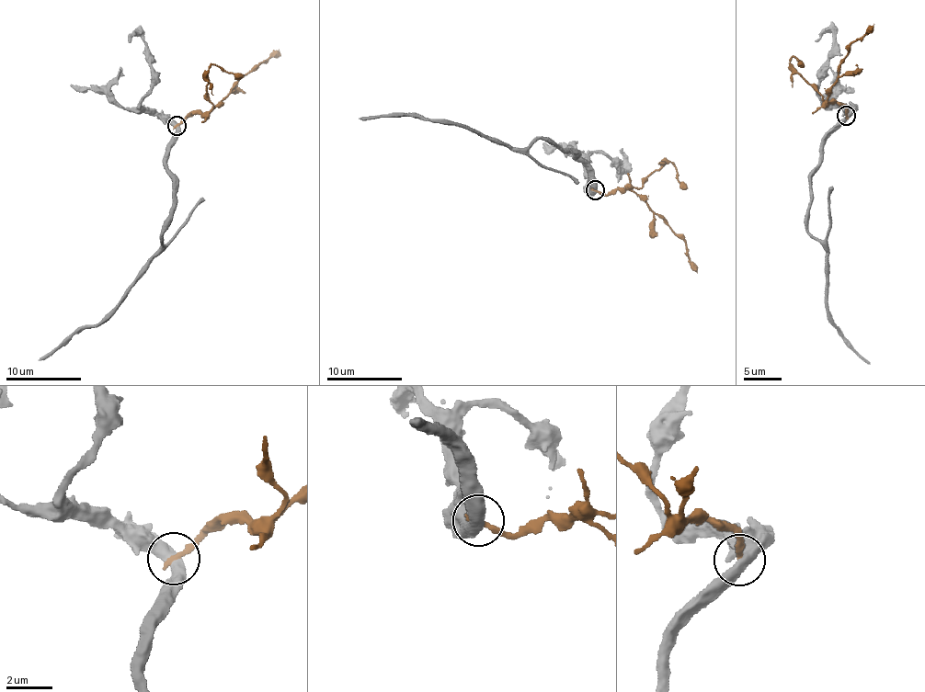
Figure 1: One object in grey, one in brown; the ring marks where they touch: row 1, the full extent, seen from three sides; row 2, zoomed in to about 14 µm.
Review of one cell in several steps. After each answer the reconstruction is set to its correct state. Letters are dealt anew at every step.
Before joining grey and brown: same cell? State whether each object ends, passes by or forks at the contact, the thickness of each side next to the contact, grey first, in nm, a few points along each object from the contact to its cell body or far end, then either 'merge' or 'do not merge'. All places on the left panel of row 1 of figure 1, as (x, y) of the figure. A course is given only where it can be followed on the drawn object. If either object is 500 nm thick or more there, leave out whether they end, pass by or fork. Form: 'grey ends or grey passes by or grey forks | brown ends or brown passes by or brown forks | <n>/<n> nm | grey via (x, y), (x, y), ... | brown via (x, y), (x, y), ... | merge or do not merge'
grey passes by | brown ends | 460/280 nm | grey via (177, 126), (165, 167), (173, 185), (173, 213), (163, 230), (160, 248), (101, 323), (74, 331), (39, 360) | brown via (177, 126), (188, 116), (210, 110), (239, 79), (267, 62), (279, 49) | do not merge

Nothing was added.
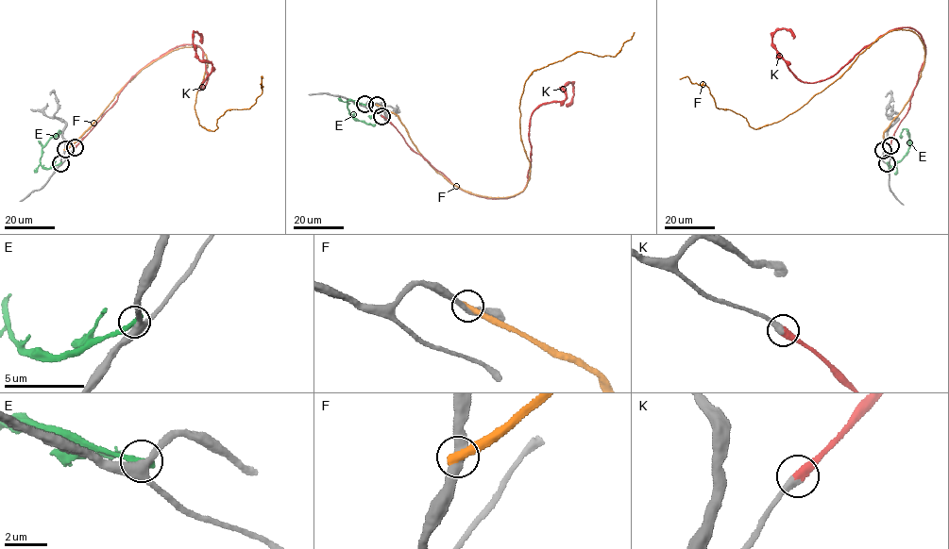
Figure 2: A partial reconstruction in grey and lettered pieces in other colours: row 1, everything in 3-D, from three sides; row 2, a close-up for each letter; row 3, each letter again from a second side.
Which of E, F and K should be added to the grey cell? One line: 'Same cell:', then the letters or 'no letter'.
Same cell: K

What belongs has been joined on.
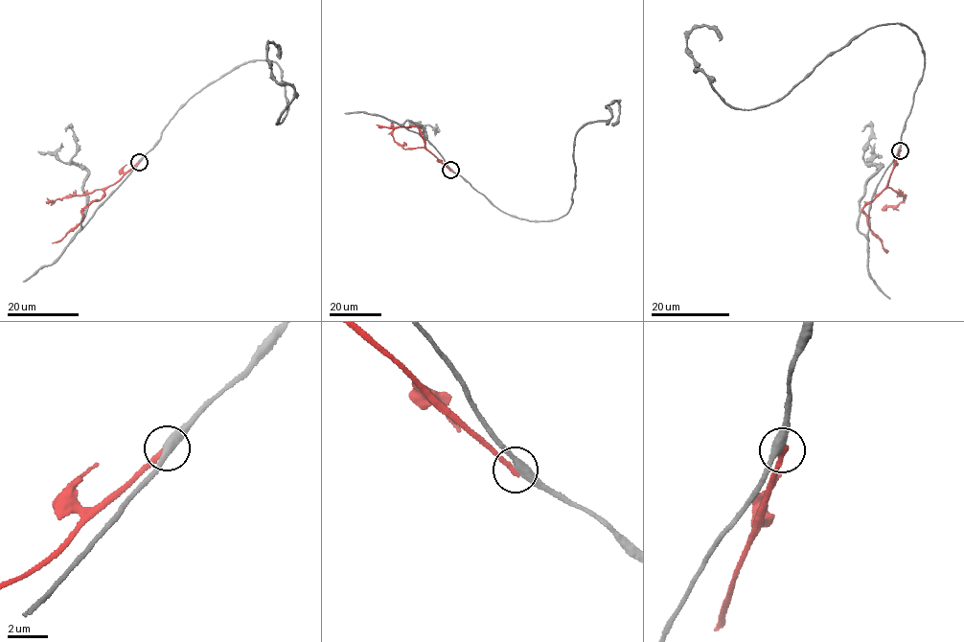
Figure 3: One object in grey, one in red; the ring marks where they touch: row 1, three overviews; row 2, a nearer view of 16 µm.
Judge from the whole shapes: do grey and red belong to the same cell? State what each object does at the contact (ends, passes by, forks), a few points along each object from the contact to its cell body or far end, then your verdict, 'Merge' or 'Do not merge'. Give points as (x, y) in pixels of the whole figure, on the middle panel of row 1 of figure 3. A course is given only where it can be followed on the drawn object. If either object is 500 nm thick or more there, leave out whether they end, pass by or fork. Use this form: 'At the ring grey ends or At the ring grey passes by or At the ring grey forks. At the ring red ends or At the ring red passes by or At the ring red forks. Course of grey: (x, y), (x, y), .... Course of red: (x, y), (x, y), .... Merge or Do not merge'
At the ring grey passes by. At the ring red ends. Course of grey: (450, 170), (512, 216), (556, 219), (572, 200), (575, 135), (611, 117), (608, 106), (618, 101), (612, 123). Course of red: (450, 170), (426, 149), (421, 130), (416, 126), (376, 125). Do not merge

